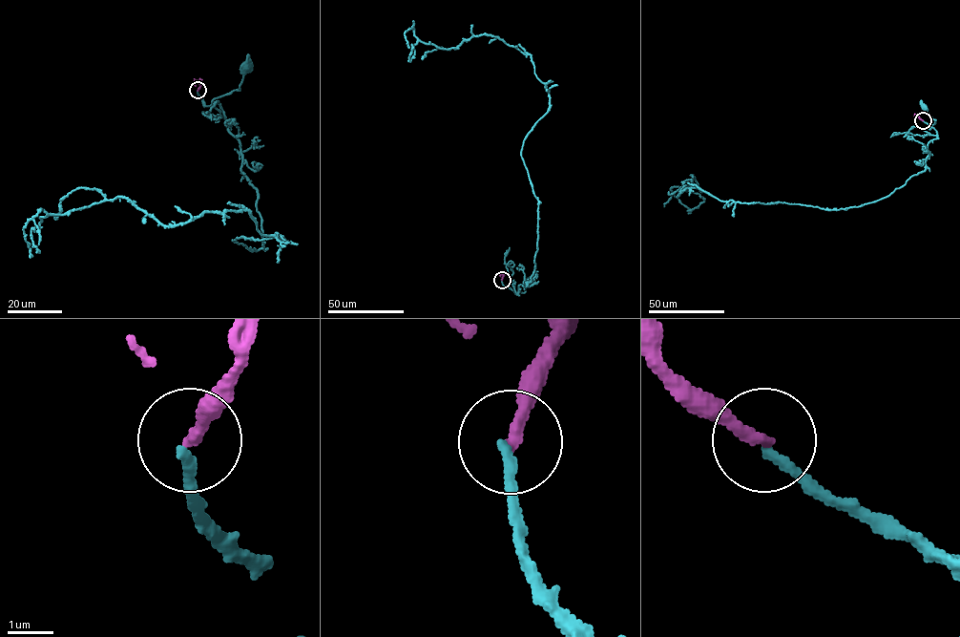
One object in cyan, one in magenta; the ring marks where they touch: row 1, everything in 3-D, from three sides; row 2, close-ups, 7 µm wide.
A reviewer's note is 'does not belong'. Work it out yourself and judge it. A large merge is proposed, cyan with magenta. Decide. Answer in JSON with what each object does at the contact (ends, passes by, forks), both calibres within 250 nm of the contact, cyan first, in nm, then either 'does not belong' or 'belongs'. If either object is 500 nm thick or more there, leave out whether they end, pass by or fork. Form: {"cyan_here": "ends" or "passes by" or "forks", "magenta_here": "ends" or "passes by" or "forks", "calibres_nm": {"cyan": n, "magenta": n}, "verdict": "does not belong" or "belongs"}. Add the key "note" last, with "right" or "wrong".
{"cyan_here": "ends", "magenta_here": "ends", "calibres_nm": {"cyan": 200, "magenta": 280}, "verdict": "does not belong", "note": "right"}

